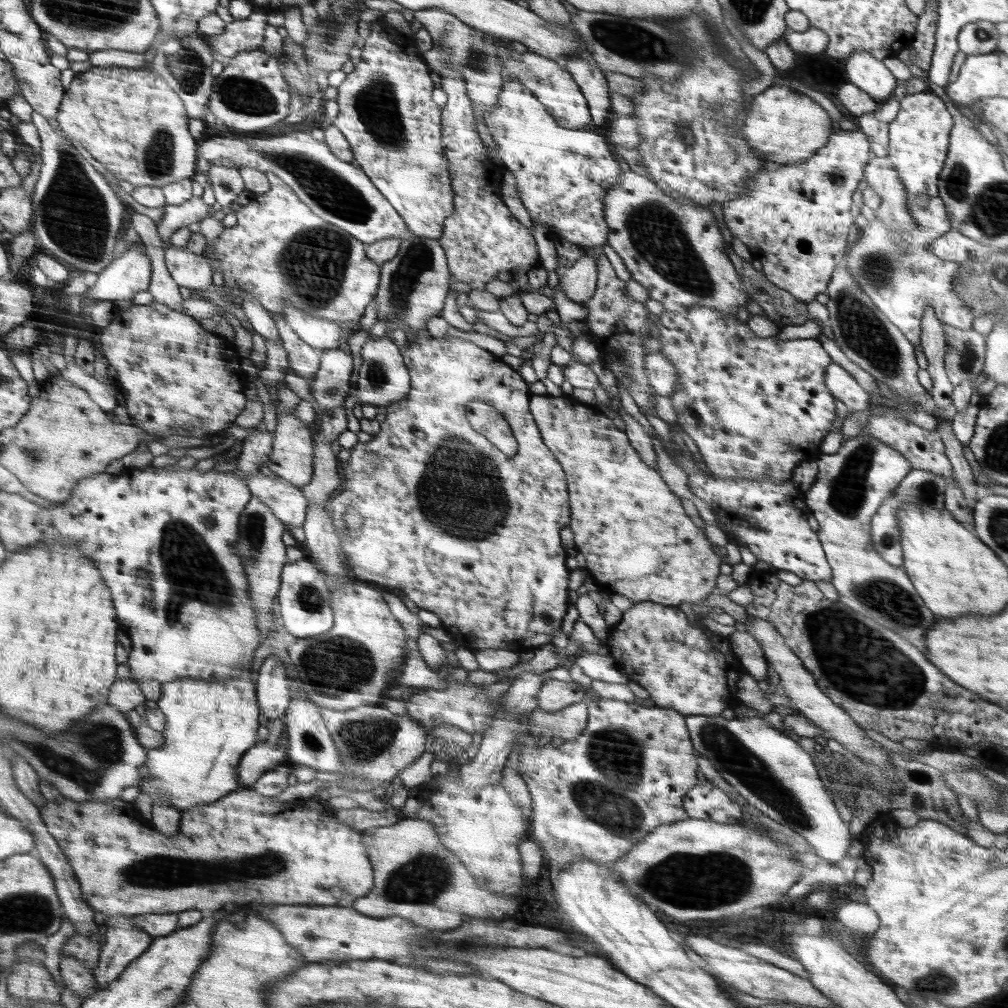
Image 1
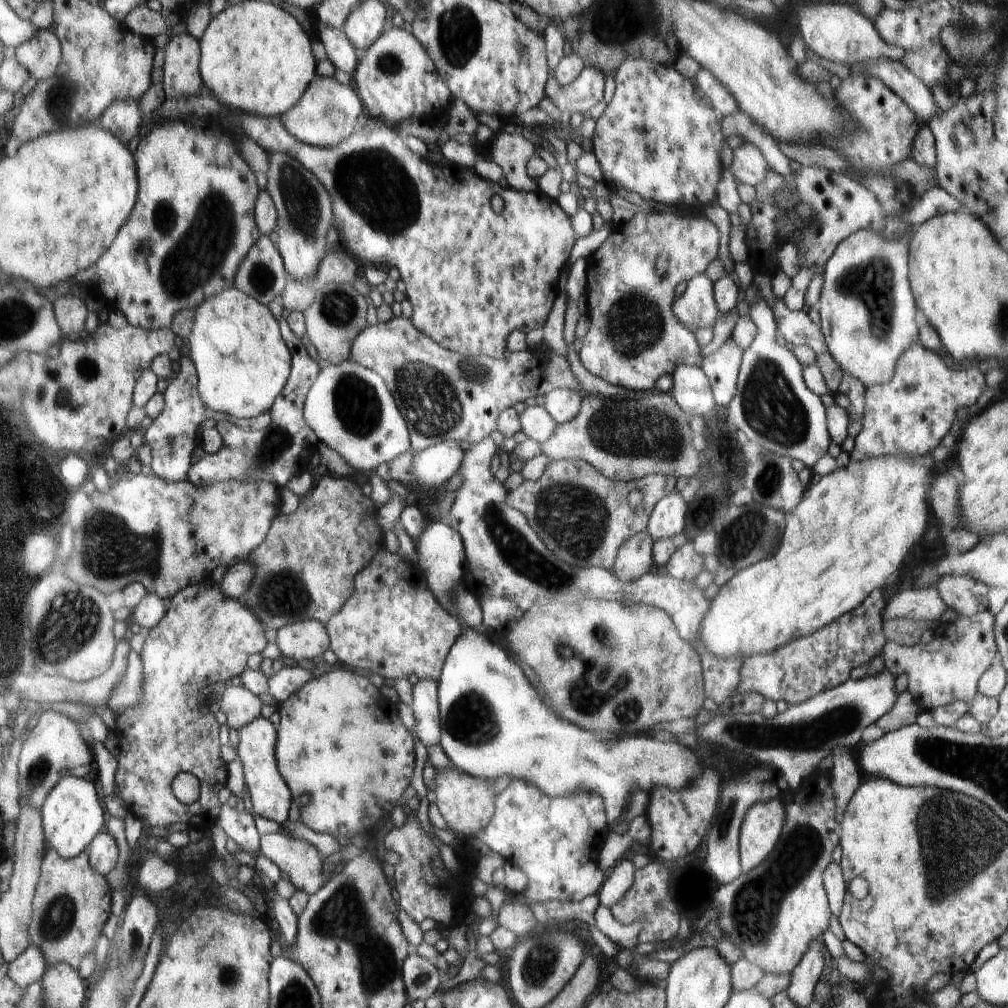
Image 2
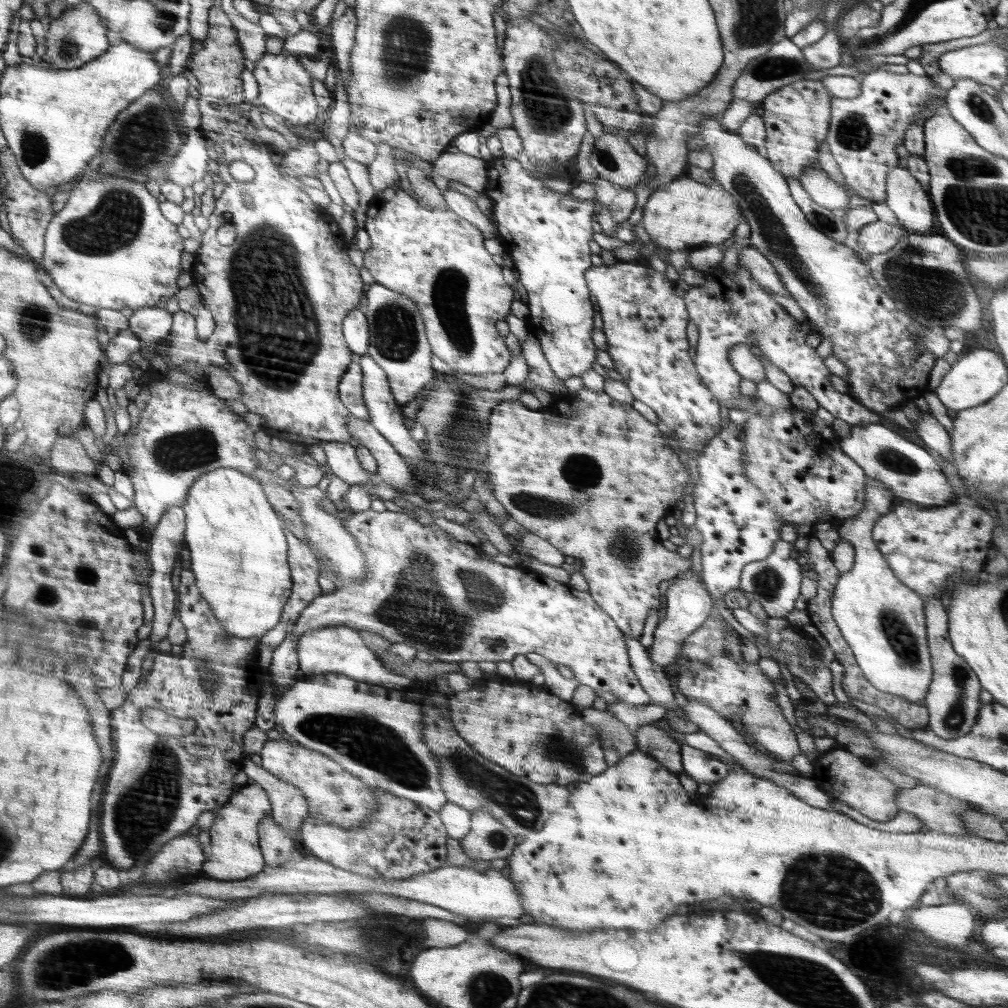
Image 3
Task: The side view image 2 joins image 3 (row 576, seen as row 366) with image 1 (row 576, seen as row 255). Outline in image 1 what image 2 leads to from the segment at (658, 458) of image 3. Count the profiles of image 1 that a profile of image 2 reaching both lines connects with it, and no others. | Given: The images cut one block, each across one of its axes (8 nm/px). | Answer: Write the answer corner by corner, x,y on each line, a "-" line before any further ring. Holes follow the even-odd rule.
547,393
542,396
534,395
530,407
546,446
557,456
558,462
561,462
561,466
565,470
570,508
569,527
574,534
573,544
578,553
580,552
586,557
585,569
598,586
599,591
621,594
636,603
650,601
656,602
659,606
672,608
686,606
686,602
692,605
702,604
712,594
712,590
720,591
718,578
722,578
722,566
726,566
727,563
723,558
723,551
714,544
714,538
710,538
710,533
707,534
706,529
700,530
686,514
686,508
682,504
682,494
674,494
674,486
670,486
670,482
666,482
666,478
662,478
662,470
659,470
657,465
650,466
649,463
642,461
641,455
630,442
626,430
622,430
622,426
618,426
618,422
614,422
614,418
610,418
610,414
603,414
597,405
587,406
586,402
578,402
572,393
563,393
559,397

